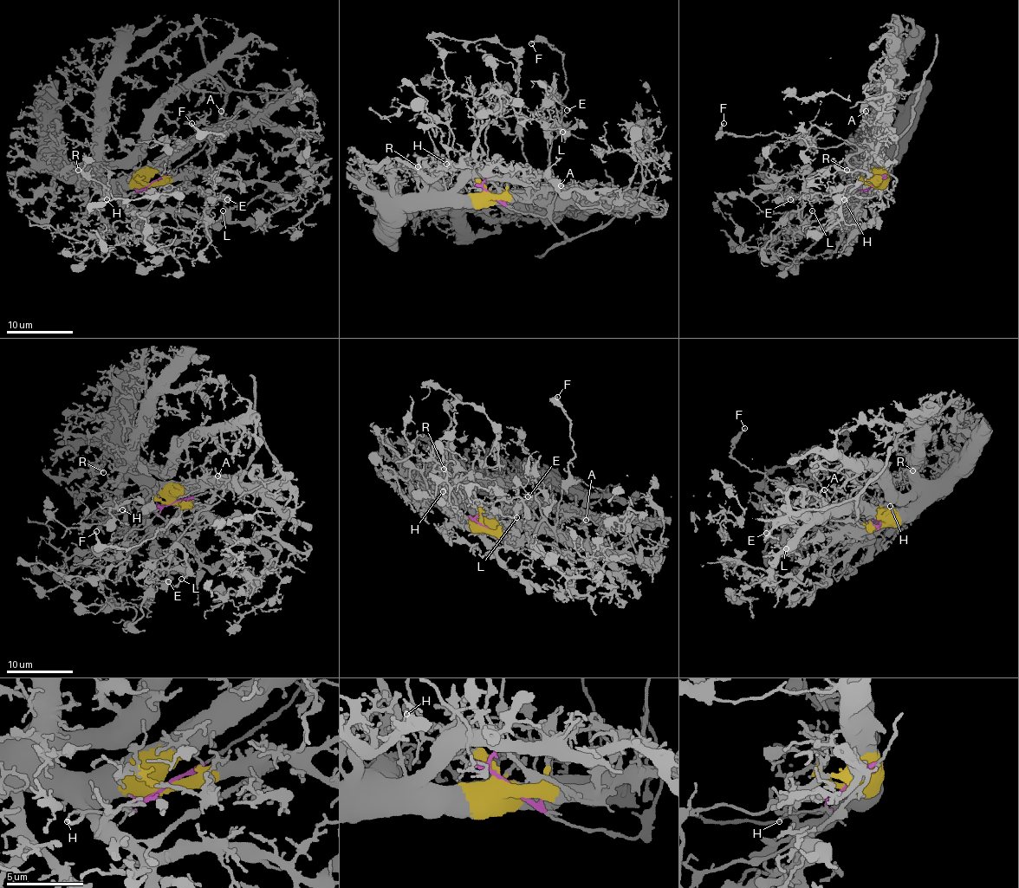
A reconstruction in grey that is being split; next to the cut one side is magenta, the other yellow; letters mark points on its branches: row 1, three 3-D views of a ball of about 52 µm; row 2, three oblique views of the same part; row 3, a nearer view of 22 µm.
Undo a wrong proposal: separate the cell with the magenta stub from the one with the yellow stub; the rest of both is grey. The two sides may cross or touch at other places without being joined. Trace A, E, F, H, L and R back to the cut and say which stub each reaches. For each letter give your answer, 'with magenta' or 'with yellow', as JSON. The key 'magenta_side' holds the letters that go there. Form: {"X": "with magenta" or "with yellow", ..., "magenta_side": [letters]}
{"A": "with yellow", "E": "with magenta", "F": "with magenta", "H": "with magenta", "L": "with magenta", "R": "with yellow", "magenta_side": ["E", "F", "H", "L"]}

